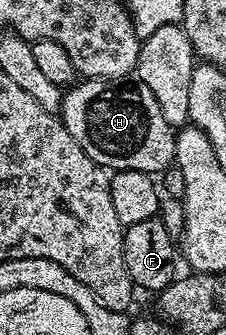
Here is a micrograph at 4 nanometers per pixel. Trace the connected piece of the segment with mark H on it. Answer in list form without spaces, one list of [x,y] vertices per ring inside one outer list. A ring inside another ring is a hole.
[[[82,79],[64,93],[59,119],[98,168],[160,174],[177,159],[175,129],[163,118],[155,94],[139,82]],[[133,83],[133,84],[129,84]]]

